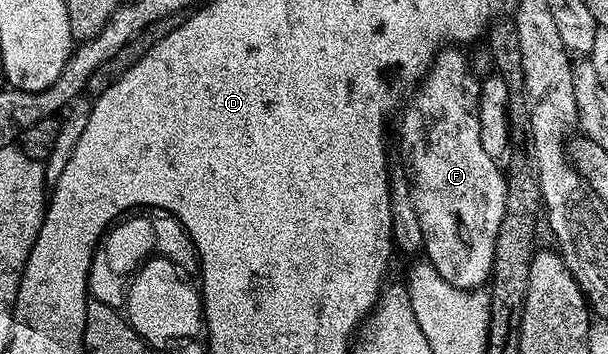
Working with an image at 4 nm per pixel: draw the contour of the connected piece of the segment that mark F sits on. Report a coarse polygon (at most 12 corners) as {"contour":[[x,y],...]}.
{"contour":[[444,47],[400,117],[423,256],[489,284],[505,174],[478,77]]}

